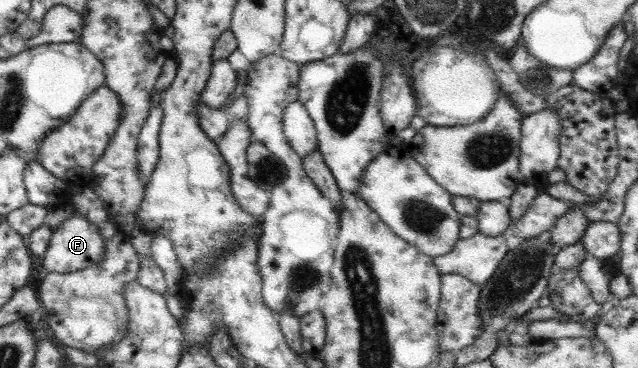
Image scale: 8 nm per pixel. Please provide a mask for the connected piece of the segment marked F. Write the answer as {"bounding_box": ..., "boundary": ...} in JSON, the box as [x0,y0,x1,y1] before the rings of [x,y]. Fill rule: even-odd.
{"bounding_box":[42,213,105,273],"boundary":[[[80,213],[74,214],[53,229],[47,250],[42,256],[42,266],[45,272],[68,273],[97,264],[105,256],[105,240],[99,233],[97,224],[87,221]]]}

